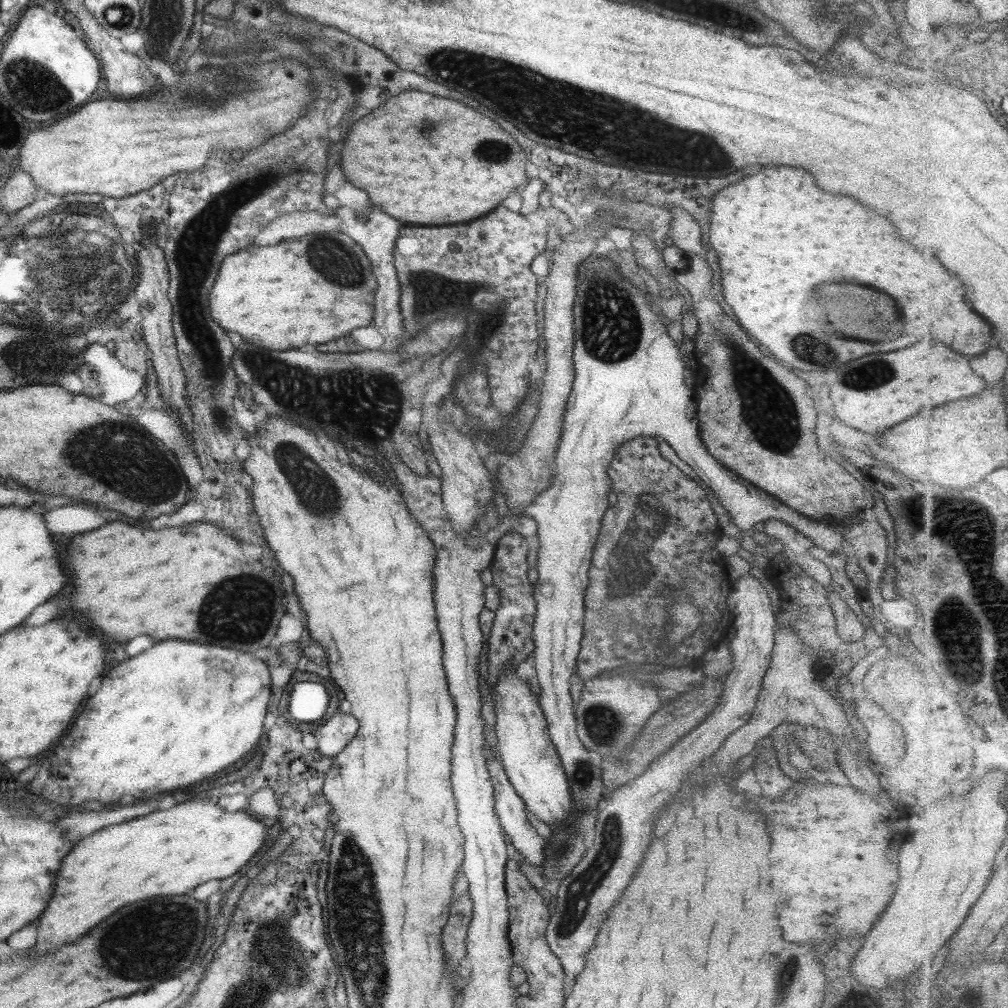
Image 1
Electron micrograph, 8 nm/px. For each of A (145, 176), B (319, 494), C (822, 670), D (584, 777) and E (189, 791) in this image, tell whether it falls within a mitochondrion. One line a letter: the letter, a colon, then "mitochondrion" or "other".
A: other
B: mitochondrion
C: other
D: mitochondrion
E: other

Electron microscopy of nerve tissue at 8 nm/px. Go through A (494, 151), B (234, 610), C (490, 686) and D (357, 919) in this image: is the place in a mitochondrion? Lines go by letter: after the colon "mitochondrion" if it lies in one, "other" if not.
A: mitochondrion
B: mitochondrion
C: other
D: mitochondrion

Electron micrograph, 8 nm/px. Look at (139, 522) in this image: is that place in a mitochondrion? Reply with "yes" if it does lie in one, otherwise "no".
no

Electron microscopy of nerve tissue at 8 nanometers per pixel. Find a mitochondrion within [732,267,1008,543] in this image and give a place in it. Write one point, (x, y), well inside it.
(869, 307)

